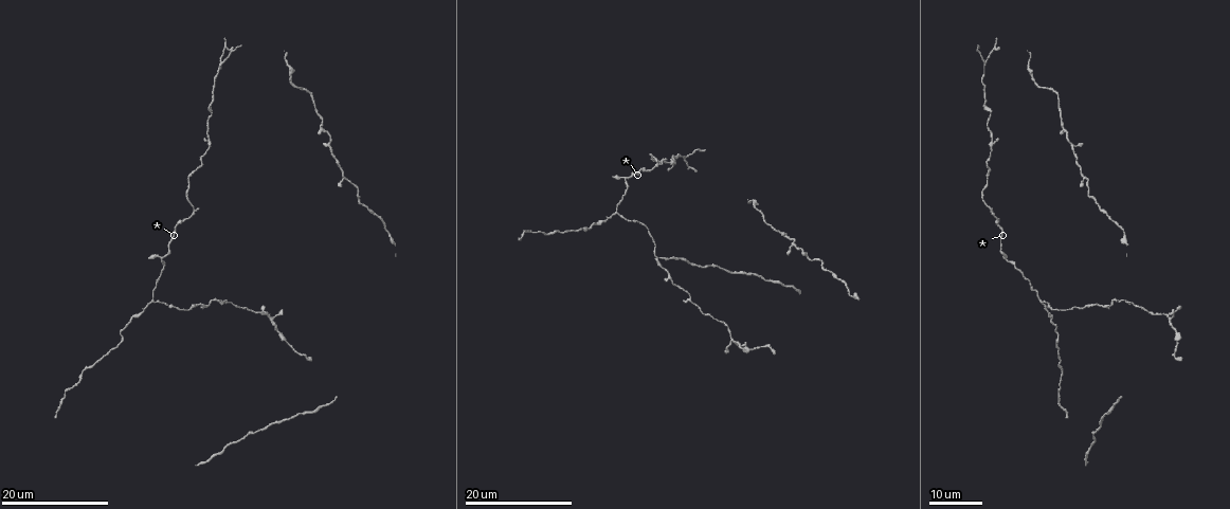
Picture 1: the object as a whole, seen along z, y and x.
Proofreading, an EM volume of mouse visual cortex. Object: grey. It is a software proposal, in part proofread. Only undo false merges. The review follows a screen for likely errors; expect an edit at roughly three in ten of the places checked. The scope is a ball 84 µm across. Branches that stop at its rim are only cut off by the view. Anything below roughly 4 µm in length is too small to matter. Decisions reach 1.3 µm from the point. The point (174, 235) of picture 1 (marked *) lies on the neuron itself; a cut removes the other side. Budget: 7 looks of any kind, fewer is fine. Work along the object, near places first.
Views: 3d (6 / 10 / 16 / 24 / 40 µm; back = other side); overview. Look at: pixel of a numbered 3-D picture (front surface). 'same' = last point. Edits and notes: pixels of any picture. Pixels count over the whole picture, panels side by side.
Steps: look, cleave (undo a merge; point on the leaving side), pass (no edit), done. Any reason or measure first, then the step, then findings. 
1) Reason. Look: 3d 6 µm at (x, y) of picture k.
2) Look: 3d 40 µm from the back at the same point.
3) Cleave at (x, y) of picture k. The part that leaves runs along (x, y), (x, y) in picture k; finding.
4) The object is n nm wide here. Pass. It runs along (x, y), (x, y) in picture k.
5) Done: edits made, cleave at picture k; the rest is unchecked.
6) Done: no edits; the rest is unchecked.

Thick turns thin. Look: 3d 24 µm at (84, 367) of picture 1.

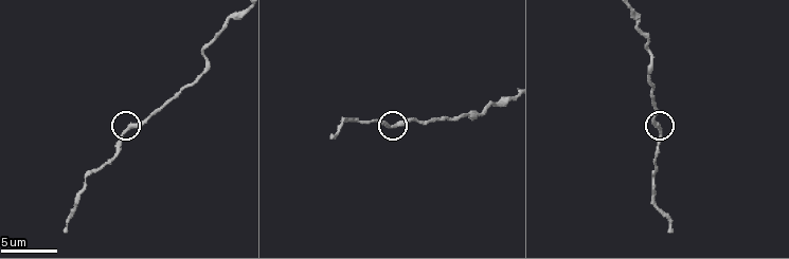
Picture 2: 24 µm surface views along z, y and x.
Look: 3d 10 µm at (657, 129) of picture 2.

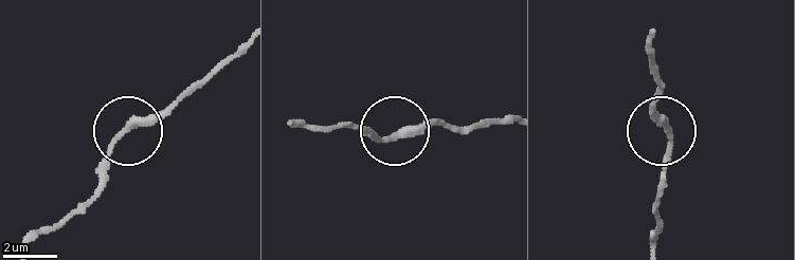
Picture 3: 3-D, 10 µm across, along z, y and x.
Pass. It runs along (510, 122), (463, 128), (429, 124), (387, 135), (348, 128) in picture 3; all the same neuron.

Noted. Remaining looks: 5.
Branch point. Look: 3d 16 µm at (1039, 302) of picture 1.

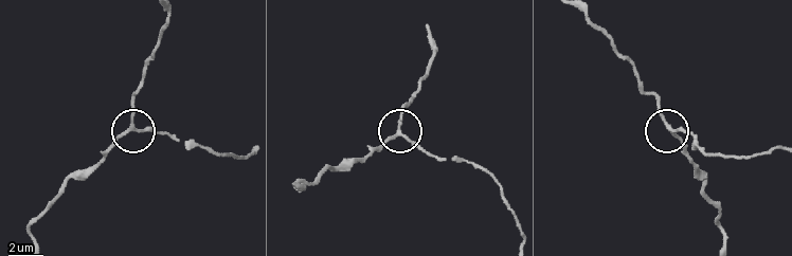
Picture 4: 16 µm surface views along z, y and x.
Look: 3d 6 µm at (396, 133) of picture 4.

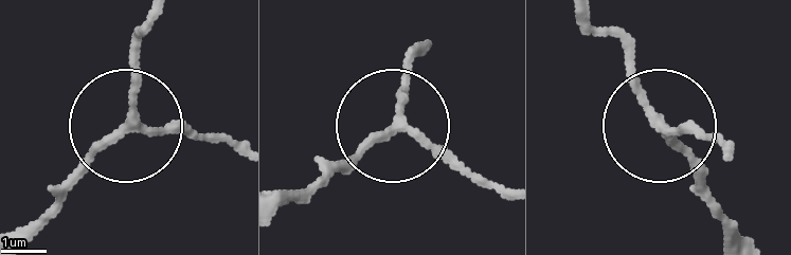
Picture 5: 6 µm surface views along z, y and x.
3 arms meet here. Pass. It runs along (427, 44), (385, 131), (298, 196) in picture 5; one neuron here.

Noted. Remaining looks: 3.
Four arms meet. Look: 3d 24 µm at (1169, 316) of picture 1.

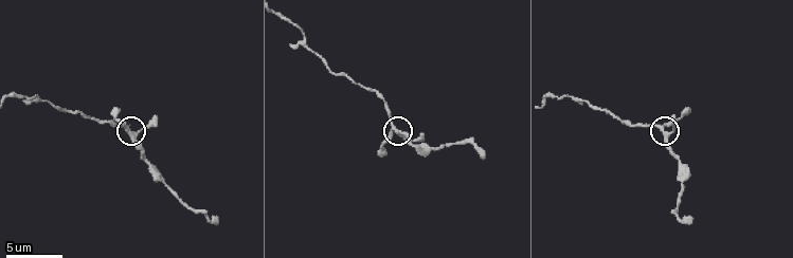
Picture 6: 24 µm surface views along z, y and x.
Closer look. Look: 3d 10 µm at (392, 129) of picture 6.

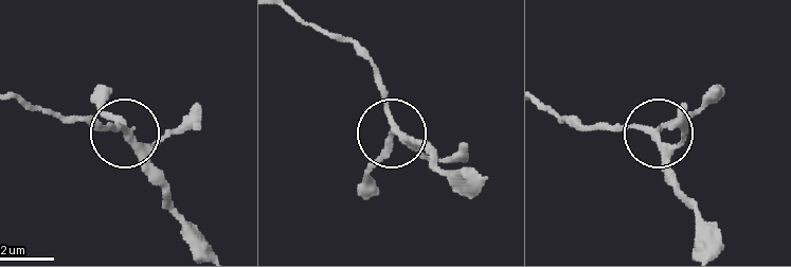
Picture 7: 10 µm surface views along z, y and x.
Pass. It runs along (543, 107), (592, 128), (653, 135), (705, 103) in picture 7; one neuron here.

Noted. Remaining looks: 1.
Done: no edits; the rest is unchecked.

